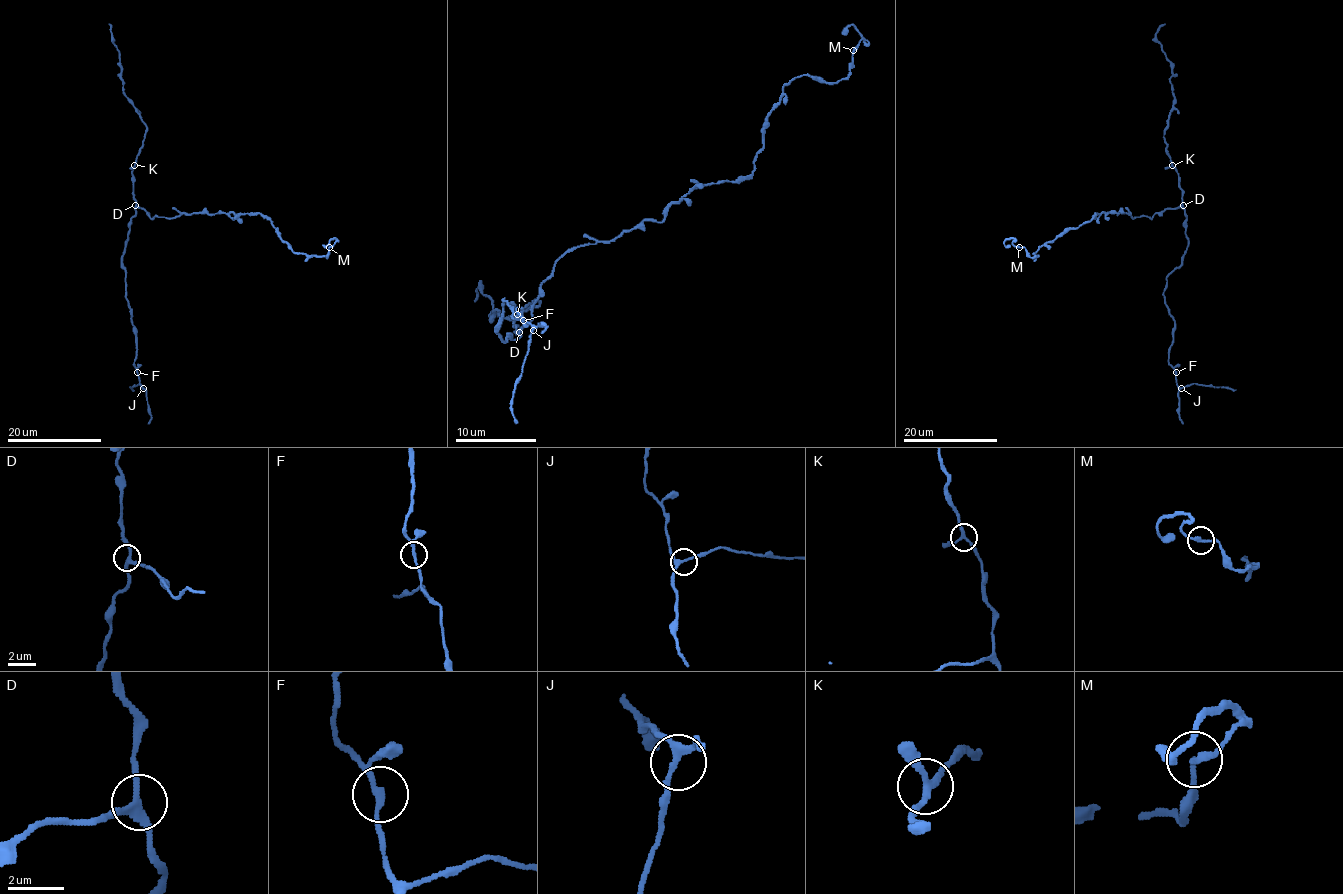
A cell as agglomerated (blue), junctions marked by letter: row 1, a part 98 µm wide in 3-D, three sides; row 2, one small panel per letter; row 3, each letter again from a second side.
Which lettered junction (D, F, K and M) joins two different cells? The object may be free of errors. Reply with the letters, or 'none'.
none

